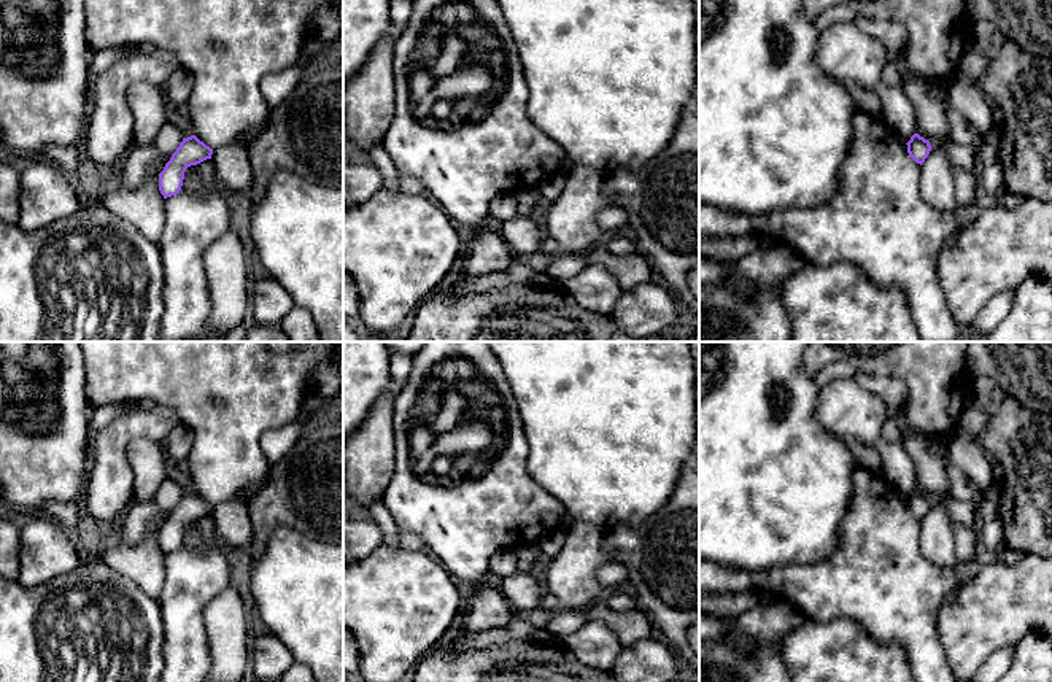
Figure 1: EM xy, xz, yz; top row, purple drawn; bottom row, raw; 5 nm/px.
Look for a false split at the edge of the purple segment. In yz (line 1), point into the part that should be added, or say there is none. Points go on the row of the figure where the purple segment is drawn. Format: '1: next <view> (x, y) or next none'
1: next none

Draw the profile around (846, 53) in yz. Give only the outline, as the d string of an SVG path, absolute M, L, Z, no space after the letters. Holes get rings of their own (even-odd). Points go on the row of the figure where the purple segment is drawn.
M839 22L820 32L815 64L841 83L853 81L872 89L880 102L884 122L903 140L915 134L915 114L901 86L890 87L882 81L888 64L885 46L863 33L853 22Z

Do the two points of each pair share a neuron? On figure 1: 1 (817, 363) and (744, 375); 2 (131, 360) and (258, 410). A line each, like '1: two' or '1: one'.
1: two
2: one

